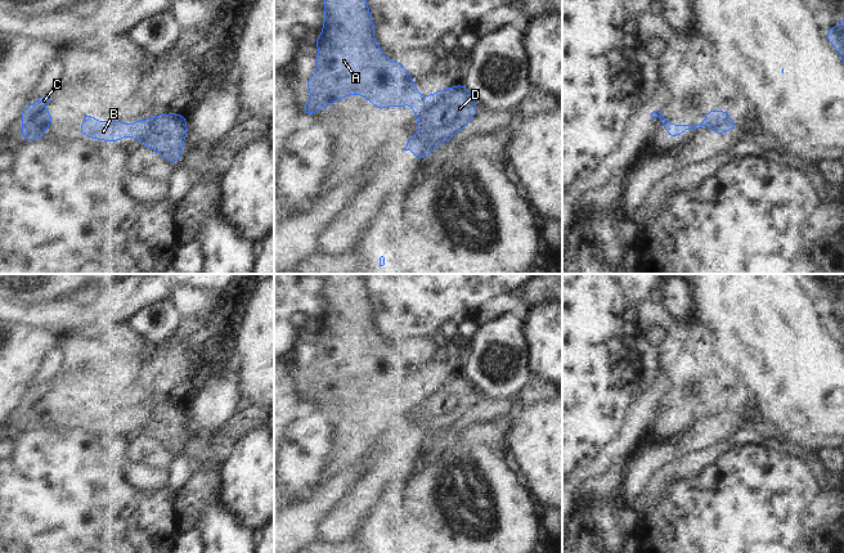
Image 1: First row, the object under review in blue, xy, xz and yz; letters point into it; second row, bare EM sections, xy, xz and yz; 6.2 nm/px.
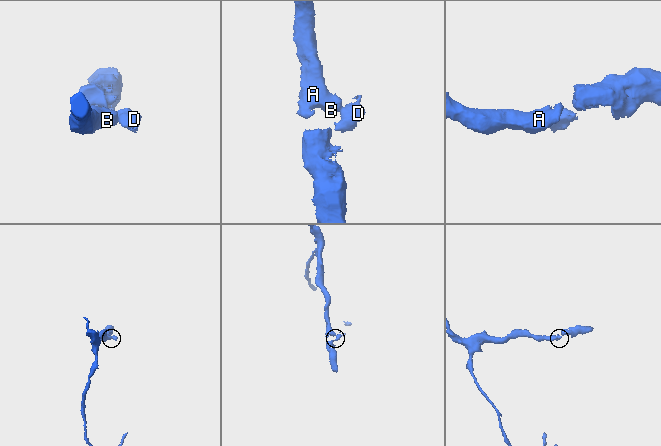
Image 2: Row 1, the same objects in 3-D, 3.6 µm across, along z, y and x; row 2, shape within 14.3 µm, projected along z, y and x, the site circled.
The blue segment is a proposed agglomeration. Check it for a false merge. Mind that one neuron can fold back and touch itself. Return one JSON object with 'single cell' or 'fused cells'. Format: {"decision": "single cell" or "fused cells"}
{"decision": "single cell"}

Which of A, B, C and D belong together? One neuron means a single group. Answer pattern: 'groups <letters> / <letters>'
groups A B C D

